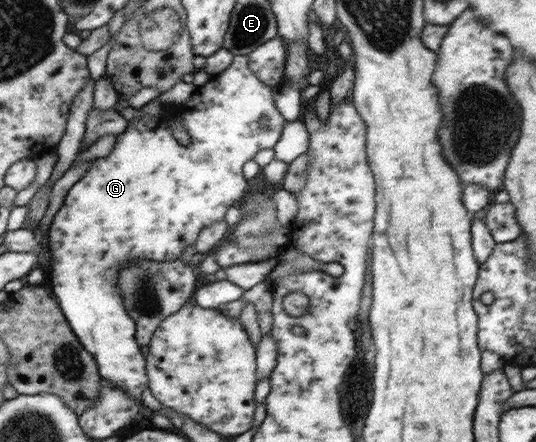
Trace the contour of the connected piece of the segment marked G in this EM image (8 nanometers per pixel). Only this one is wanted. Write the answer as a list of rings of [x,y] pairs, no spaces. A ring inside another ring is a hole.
[[[234,56],[233,63],[225,71],[213,75],[207,83],[196,88],[184,103],[163,105],[161,111],[154,116],[148,116],[147,107],[141,109],[145,111],[145,115],[127,121],[126,131],[123,134],[117,135],[114,148],[107,156],[91,160],[91,167],[87,169],[87,173],[69,189],[61,209],[53,216],[53,221],[51,222],[45,241],[49,252],[51,252],[49,266],[51,267],[51,272],[49,271],[49,276],[51,287],[53,287],[53,297],[59,302],[59,307],[63,310],[67,323],[71,326],[80,345],[95,359],[98,375],[113,388],[123,389],[125,393],[131,393],[130,397],[141,403],[141,411],[137,413],[135,422],[143,421],[143,419],[151,415],[148,408],[149,397],[143,393],[149,386],[149,379],[146,373],[146,357],[141,352],[142,347],[136,339],[136,323],[135,320],[129,317],[129,313],[127,313],[125,305],[123,305],[123,297],[121,297],[121,291],[119,291],[119,285],[117,285],[117,274],[127,264],[127,259],[151,258],[155,261],[175,261],[181,259],[181,252],[187,246],[195,244],[201,230],[210,226],[213,222],[225,219],[225,214],[231,206],[240,205],[248,197],[250,193],[247,188],[247,180],[243,175],[243,164],[253,159],[255,154],[261,151],[261,149],[274,148],[281,138],[281,133],[286,123],[283,115],[281,115],[281,112],[275,106],[273,88],[261,82],[249,69],[249,56]],[[177,119],[180,120],[191,136],[192,141],[189,146],[184,147],[180,145],[173,137],[171,126]]]

